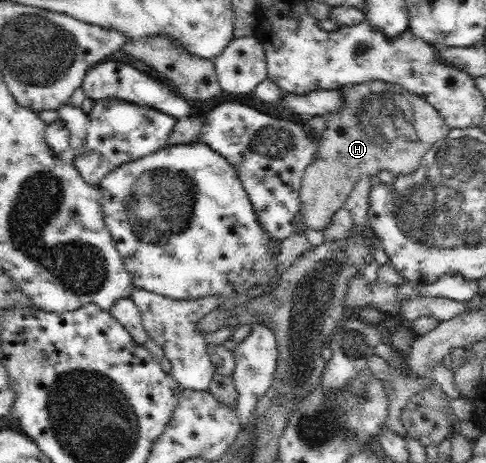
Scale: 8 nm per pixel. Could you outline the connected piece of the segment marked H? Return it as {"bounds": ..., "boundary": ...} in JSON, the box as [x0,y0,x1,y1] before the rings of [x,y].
{"bounds":[298,80,451,230],"boundary":[[[372,80],[346,86],[341,96],[342,107],[328,115],[316,155],[298,189],[301,219],[312,230],[326,229],[362,175],[378,176],[382,169],[395,177],[416,171],[424,153],[451,129],[434,106],[396,83]]]}

